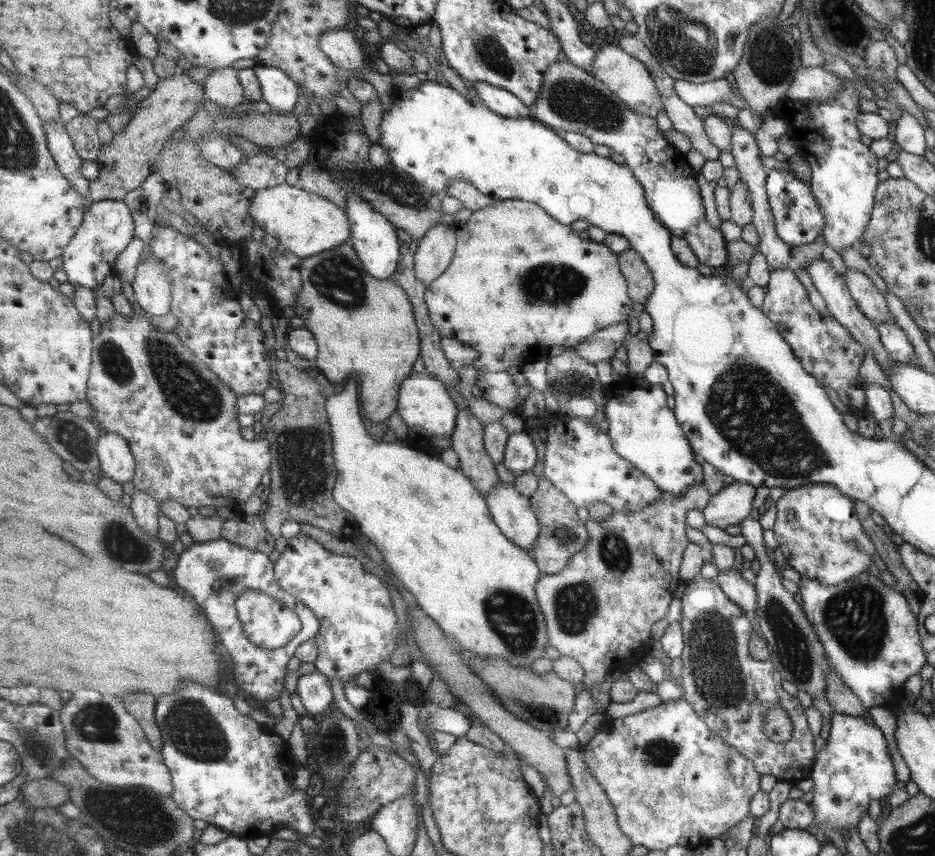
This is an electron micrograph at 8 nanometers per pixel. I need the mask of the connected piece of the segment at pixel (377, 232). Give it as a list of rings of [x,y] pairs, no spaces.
[[[349,194],[347,214],[352,226],[351,242],[355,245],[366,270],[381,280],[392,278],[399,268],[402,257],[402,243],[397,234],[397,227],[360,196],[350,196]]]

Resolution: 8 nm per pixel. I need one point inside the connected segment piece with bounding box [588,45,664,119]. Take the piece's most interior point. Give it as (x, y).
(630, 81)

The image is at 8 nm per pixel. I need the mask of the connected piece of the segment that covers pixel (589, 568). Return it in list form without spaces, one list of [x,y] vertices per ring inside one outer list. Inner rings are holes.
[[[704,482],[699,484],[688,486],[685,493],[682,494],[682,498],[677,498],[673,494],[662,493],[661,501],[647,504],[645,507],[637,511],[619,511],[611,512],[611,516],[601,522],[591,521],[587,519],[585,526],[588,527],[588,542],[585,547],[573,555],[569,559],[568,565],[565,569],[558,574],[541,574],[535,584],[536,601],[539,603],[541,612],[544,615],[544,623],[549,630],[549,644],[559,652],[561,656],[568,656],[576,660],[583,671],[580,687],[582,689],[592,688],[593,684],[601,684],[604,678],[608,676],[608,673],[615,670],[616,666],[621,666],[622,671],[637,665],[638,662],[647,654],[650,654],[649,648],[651,648],[651,642],[649,642],[649,630],[651,630],[651,624],[661,620],[667,612],[667,606],[671,602],[671,594],[675,592],[677,584],[679,584],[679,568],[682,562],[683,550],[690,544],[685,536],[685,516],[689,510],[701,511],[709,501],[710,494],[705,488]]]

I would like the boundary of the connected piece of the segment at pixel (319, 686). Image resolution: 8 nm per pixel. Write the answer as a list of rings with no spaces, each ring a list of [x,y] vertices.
[[[317,670],[298,679],[297,694],[308,716],[319,716],[333,704],[330,678]]]

